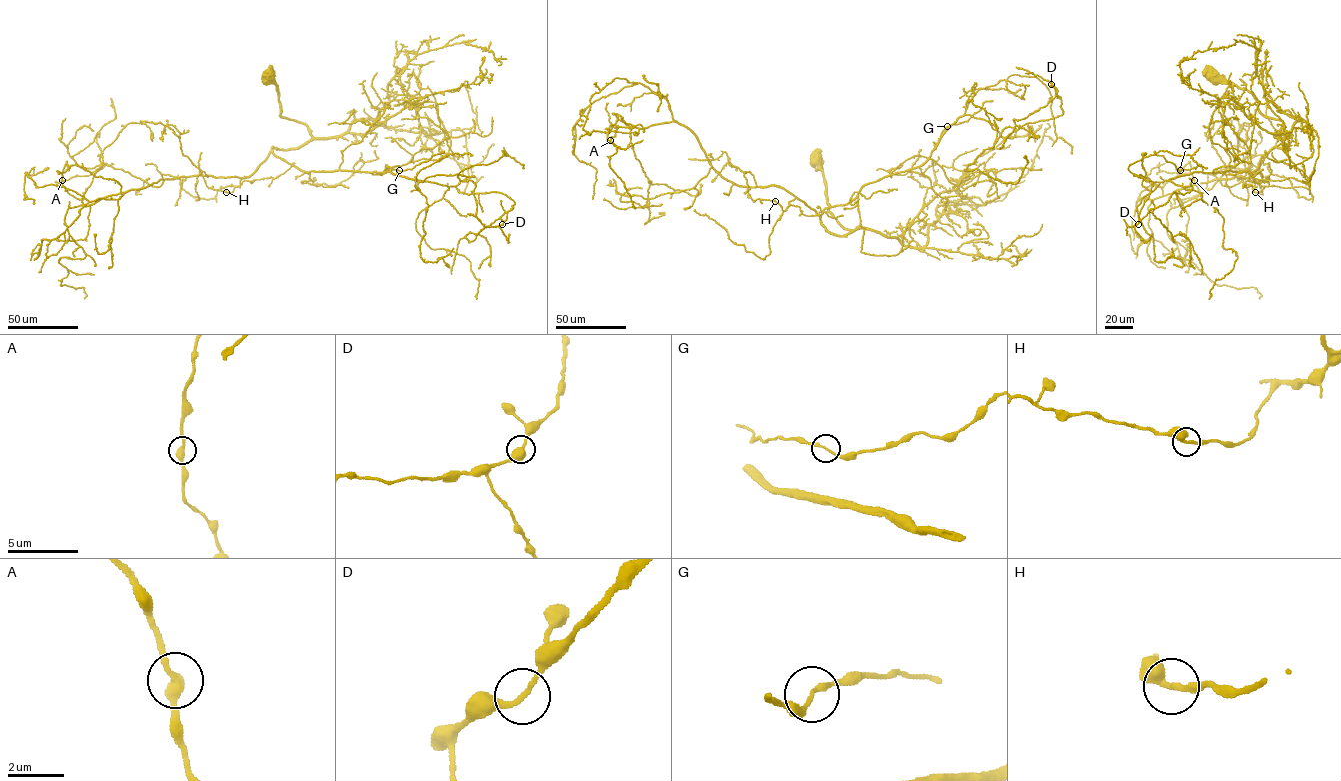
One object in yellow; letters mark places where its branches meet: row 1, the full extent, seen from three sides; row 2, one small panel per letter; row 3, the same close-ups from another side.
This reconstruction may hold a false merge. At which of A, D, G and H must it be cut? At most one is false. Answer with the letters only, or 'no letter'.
no letter

